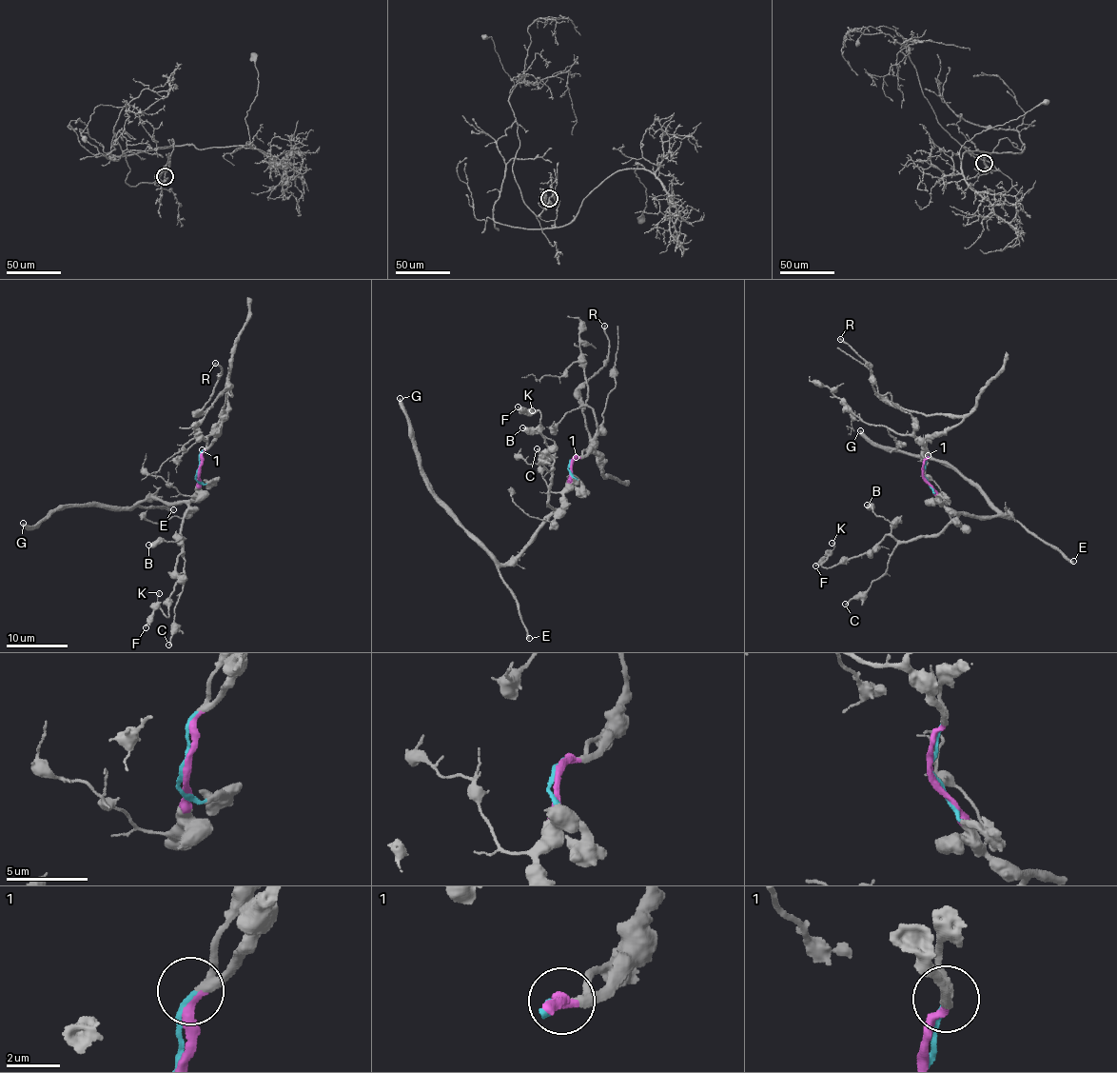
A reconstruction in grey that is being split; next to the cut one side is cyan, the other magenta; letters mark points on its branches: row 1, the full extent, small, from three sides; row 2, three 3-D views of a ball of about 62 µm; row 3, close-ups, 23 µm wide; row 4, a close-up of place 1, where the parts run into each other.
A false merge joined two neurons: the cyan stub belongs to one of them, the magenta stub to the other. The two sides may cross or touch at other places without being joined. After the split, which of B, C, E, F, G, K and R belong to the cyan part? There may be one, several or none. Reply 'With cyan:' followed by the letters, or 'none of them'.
With cyan: R

